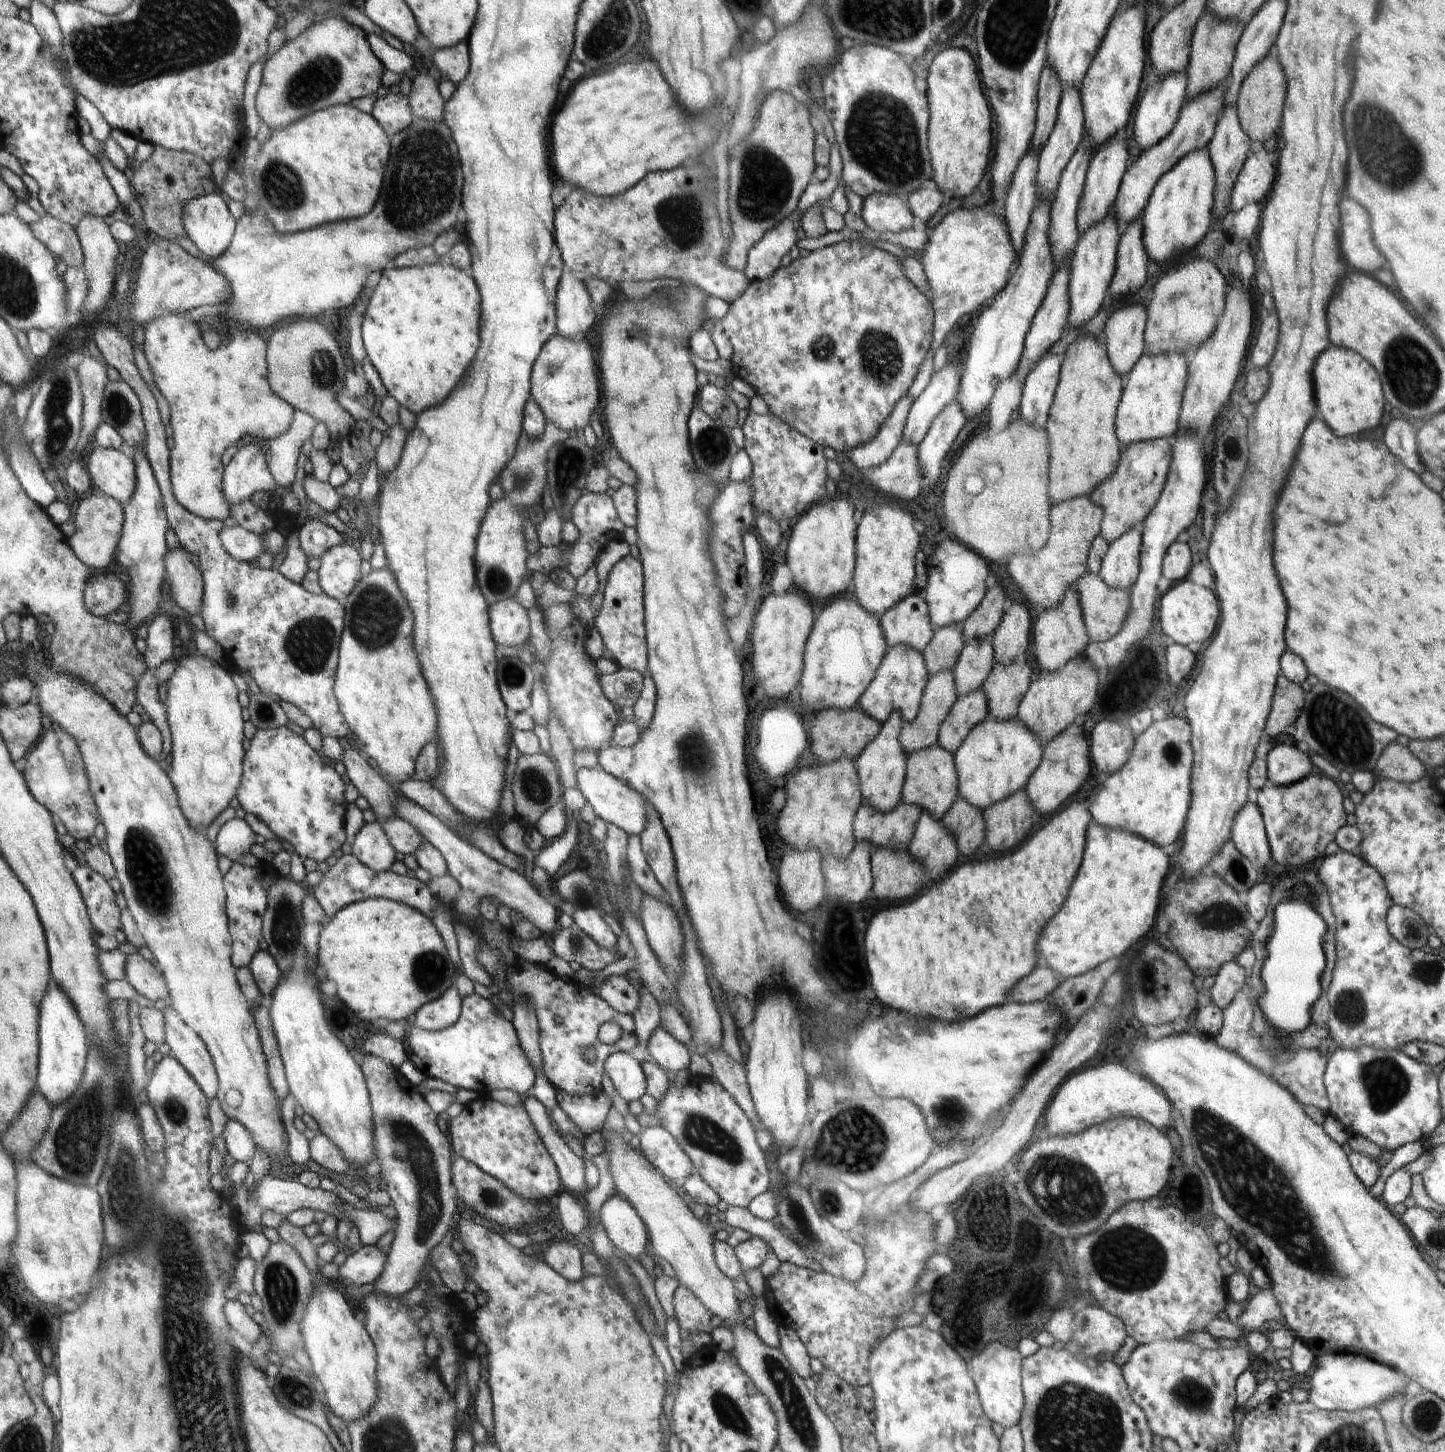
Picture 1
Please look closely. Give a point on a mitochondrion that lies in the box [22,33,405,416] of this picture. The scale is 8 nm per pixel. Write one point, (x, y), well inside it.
(314, 82)

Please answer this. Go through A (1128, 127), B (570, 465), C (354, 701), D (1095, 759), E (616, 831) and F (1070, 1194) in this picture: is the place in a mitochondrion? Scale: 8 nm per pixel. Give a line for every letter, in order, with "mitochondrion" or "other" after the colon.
A: other
B: mitochondrion
C: other
D: other
E: other
F: mitochondrion

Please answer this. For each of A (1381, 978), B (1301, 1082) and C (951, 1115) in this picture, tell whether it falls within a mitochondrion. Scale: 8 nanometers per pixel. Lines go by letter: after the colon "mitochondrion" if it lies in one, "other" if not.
A: mitochondrion
B: other
C: mitochondrion

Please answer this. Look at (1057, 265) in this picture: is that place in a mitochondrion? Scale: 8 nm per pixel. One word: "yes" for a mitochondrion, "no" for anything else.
no

